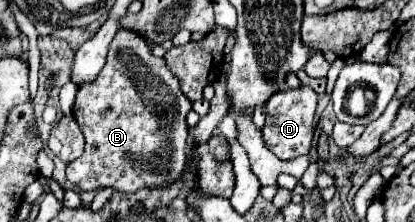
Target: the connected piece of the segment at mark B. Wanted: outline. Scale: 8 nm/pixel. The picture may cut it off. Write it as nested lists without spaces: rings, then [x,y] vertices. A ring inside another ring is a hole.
[[[119,30],[115,34],[115,38],[111,40],[111,46],[109,46],[109,54],[107,54],[107,64],[103,68],[103,72],[97,76],[97,80],[93,84],[87,84],[87,86],[81,86],[79,92],[77,92],[77,98],[75,98],[75,104],[73,104],[73,116],[85,136],[85,152],[79,160],[67,164],[67,180],[77,186],[79,190],[83,192],[91,192],[91,190],[97,190],[97,188],[105,188],[105,186],[111,186],[119,192],[137,192],[139,188],[143,186],[161,186],[161,184],[171,184],[175,180],[181,178],[181,172],[185,168],[185,160],[187,160],[187,124],[185,124],[185,116],[189,112],[189,100],[181,94],[181,88],[179,88],[179,80],[175,78],[175,74],[171,74],[171,70],[167,68],[165,60],[157,58],[151,54],[149,46],[143,42],[143,38],[139,38],[135,32],[131,30]]]

